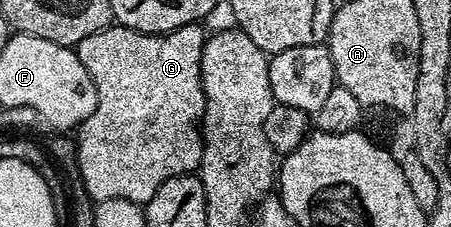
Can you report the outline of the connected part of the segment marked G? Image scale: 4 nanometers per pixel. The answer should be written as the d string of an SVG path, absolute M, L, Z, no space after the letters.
M113 23L108 28L98 31L94 35L86 35L75 45L76 54L86 67L90 79L96 88L96 106L94 115L86 119L75 134L76 150L78 151L78 167L80 168L79 184L84 184L86 192L92 196L93 202L106 199L130 199L136 205L147 205L150 199L154 199L154 191L166 183L166 179L180 177L184 173L195 174L200 168L202 151L204 150L204 138L202 136L202 122L204 119L204 88L200 82L200 64L202 63L202 47L206 40L206 29L203 24L183 25L173 33L139 33L137 29L128 29L126 26Z

